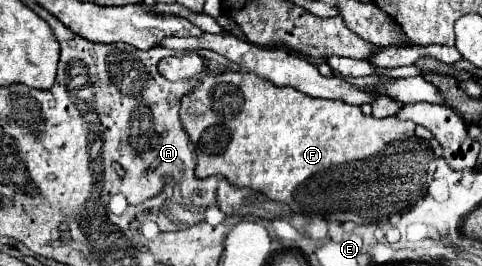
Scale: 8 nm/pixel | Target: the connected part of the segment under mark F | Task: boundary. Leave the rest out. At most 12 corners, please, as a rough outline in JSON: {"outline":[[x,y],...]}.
{"outline":[[248,72],[198,78],[196,178],[366,224],[436,172],[410,120]]}

